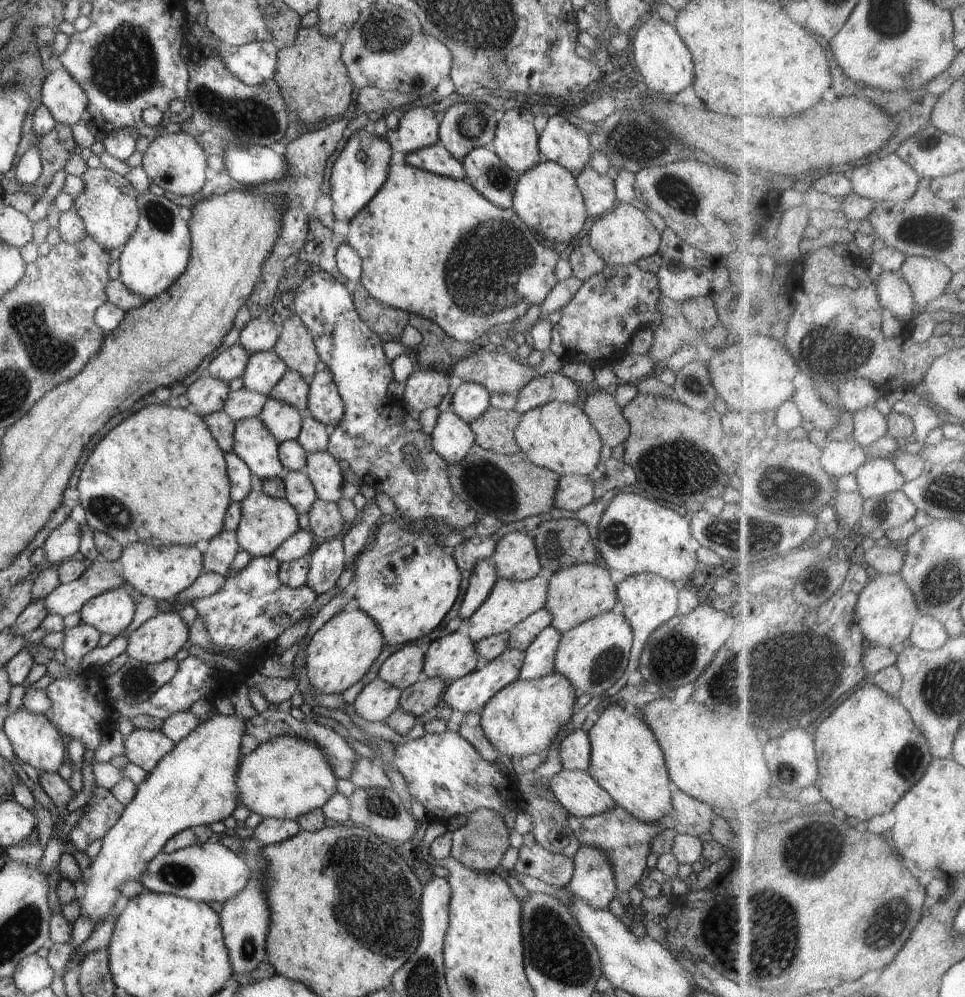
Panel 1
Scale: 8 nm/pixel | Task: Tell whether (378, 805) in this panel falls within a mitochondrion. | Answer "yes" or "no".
yes

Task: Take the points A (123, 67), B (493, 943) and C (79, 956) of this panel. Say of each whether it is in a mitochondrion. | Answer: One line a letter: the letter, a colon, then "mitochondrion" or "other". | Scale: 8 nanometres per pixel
A: mitochondrion
B: other
C: other

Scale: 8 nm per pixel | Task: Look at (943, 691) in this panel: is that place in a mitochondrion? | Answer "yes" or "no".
yes

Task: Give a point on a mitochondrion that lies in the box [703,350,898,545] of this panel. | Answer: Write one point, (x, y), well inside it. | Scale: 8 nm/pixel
(778, 486)

